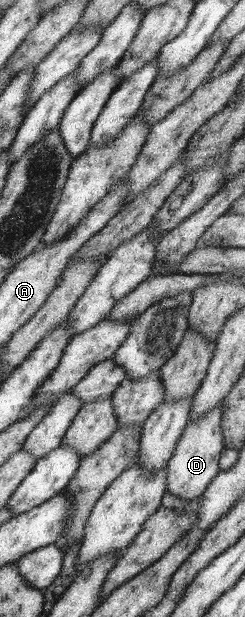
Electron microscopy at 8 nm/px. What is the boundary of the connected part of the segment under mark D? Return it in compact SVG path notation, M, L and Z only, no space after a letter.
M223 402L215 406L214 410L207 412L205 416L189 421L187 428L183 430L183 436L180 437L178 449L165 467L167 470L167 490L170 494L185 501L199 498L207 489L208 484L216 478L221 471L219 467L221 453L226 449L222 422Z

